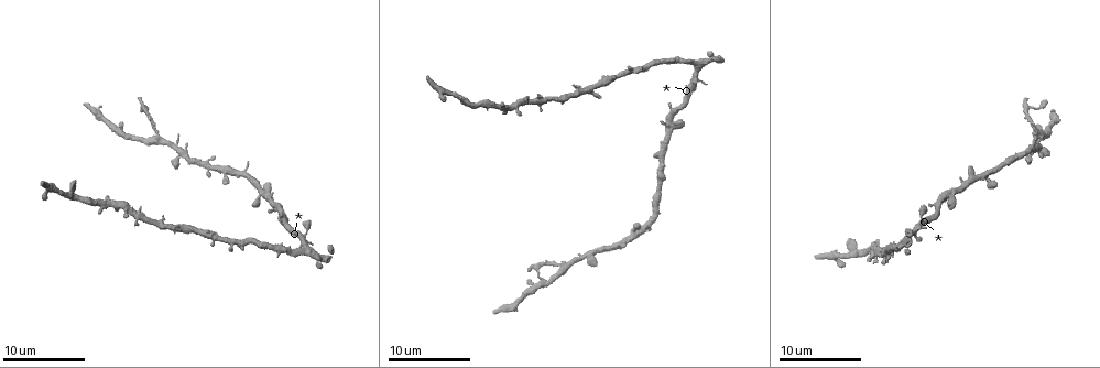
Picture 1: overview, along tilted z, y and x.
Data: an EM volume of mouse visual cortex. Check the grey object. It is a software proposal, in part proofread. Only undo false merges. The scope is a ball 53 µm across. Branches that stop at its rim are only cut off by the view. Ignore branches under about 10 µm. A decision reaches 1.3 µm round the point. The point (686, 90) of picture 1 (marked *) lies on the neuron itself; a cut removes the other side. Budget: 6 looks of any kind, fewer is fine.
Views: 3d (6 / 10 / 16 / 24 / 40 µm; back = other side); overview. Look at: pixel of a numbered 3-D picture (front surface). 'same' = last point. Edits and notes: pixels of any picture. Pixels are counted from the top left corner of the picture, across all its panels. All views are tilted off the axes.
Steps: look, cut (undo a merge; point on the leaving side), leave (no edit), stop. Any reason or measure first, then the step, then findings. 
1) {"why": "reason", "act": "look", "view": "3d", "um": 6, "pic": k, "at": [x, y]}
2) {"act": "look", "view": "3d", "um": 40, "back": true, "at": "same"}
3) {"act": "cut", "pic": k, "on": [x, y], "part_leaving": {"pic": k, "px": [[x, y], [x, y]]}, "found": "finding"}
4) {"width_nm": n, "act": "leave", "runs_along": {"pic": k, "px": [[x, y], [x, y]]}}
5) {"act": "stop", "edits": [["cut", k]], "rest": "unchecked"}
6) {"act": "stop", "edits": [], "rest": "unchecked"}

{"act": "look", "view": "3d", "um": 10, "pic": 1, "at": [260, 245]}

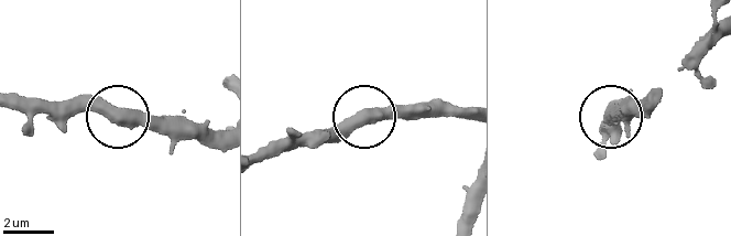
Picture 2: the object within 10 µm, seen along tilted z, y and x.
{"width_nm": 440, "act": "leave", "runs_along": {"pic": 2, "px": [[467, 115], [393, 106], [348, 120], [315, 148]]}, "found": "continuous, no second neuron"}

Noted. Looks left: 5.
{"why": "a narrow waist", "act": "look", "view": "3d", "um": 16, "pic": 1, "at": [179, 229]}

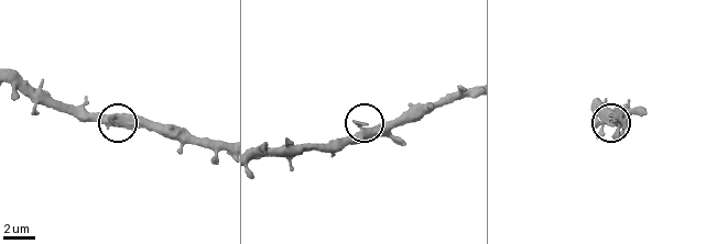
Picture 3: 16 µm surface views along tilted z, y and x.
{"act": "leave", "found": "continuous, no second neuron"}

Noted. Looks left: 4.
{"why": "three arms meet", "act": "look", "view": "3d", "um": 10, "pic": 1, "at": [869, 251]}

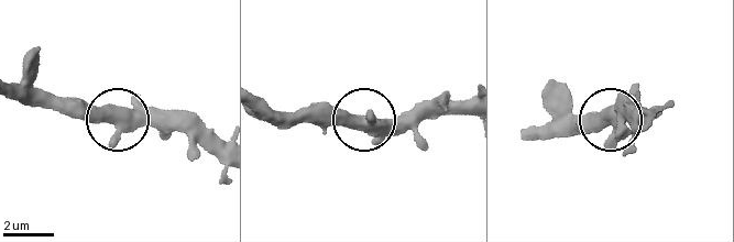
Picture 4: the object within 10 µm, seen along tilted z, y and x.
{"arms": 3, "act": "leave", "runs_along": {"pic": 4, "px": [[218, 154], [152, 123], [61, 114]]}, "found": "continuous, no second neuron"}

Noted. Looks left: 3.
{"act": "stop", "edits": [], "rest": "unchecked"}

